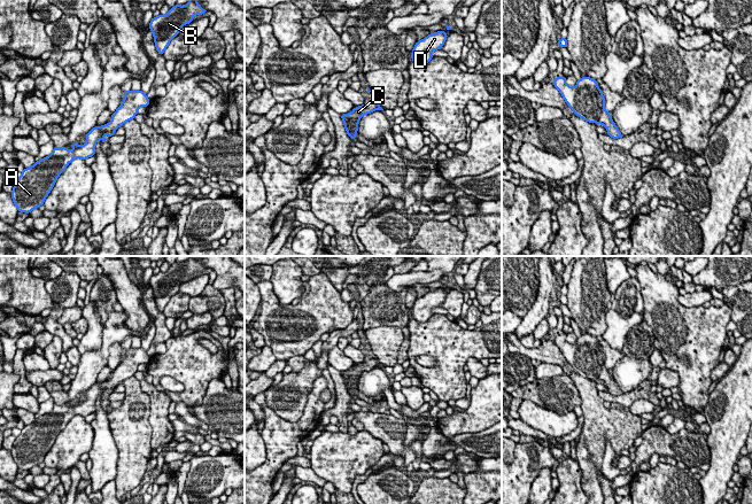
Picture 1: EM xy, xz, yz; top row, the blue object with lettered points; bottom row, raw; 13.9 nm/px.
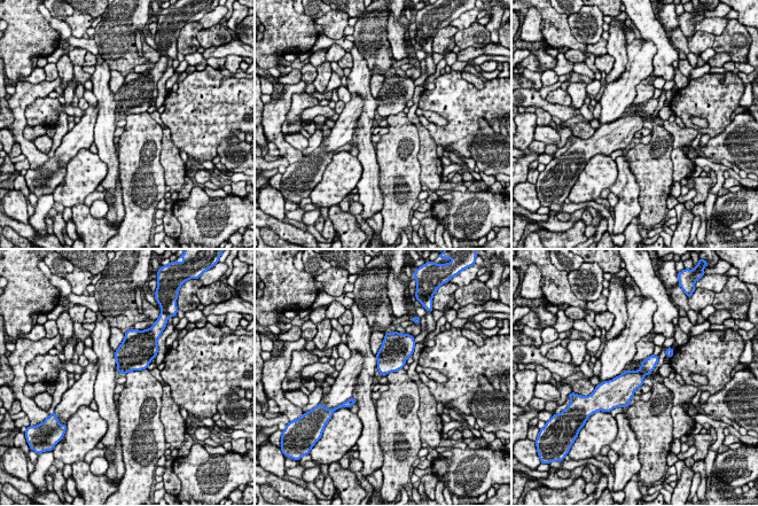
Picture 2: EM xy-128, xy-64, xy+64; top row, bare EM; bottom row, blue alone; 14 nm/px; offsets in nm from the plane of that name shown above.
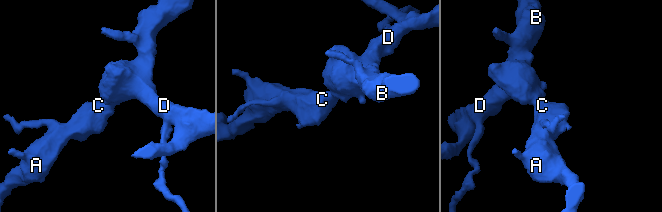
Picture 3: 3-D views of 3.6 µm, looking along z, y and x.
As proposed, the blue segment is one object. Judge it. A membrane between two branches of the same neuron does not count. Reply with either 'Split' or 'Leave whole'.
Leave whole

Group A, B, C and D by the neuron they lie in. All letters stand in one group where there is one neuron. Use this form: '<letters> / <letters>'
A B C D

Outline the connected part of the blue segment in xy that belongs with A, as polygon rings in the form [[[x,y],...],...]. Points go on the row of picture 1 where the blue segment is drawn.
[[[123,91],[125,98],[122,104],[111,115],[111,122],[102,126],[94,126],[86,134],[86,142],[78,146],[78,141],[72,144],[73,150],[65,147],[54,147],[53,153],[39,161],[32,166],[24,169],[21,177],[16,179],[11,199],[20,212],[29,214],[33,209],[44,204],[45,199],[53,189],[59,176],[67,169],[68,164],[75,158],[86,160],[95,155],[95,145],[99,139],[107,140],[103,135],[111,137],[115,131],[124,123],[133,119],[140,107],[148,107],[149,99],[147,94],[140,91]]]

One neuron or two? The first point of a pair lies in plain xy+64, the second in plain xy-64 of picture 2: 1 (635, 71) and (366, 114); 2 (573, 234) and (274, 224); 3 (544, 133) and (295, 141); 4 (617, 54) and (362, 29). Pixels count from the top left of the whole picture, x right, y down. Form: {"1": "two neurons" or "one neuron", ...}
{"1": "two neurons", "2": "two neurons", "3": "one neuron", "4": "two neurons"}

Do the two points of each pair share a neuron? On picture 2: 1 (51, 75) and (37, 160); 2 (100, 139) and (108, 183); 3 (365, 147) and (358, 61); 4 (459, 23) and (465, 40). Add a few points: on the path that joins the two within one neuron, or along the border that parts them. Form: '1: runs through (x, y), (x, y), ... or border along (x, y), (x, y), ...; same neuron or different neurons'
1: border along (57, 76), (46, 80); different neurons
2: runs through (107, 149), (111, 160), (111, 172); same neuron
3: runs through (365, 125), (367, 96), (359, 83); same neuron
4: border along (476, 20), (467, 28), (459, 30); different neurons

